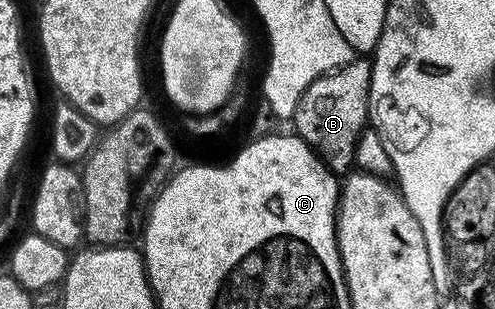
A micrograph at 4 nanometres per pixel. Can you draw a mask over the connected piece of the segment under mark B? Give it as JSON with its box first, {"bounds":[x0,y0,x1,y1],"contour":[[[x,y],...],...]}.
{"bounds":[291,61,371,175],"contour":[[[371,61],[354,62],[328,72],[302,94],[291,123],[300,139],[314,147],[316,154],[336,175],[350,172],[355,160],[356,141],[366,128],[370,116]]]}

